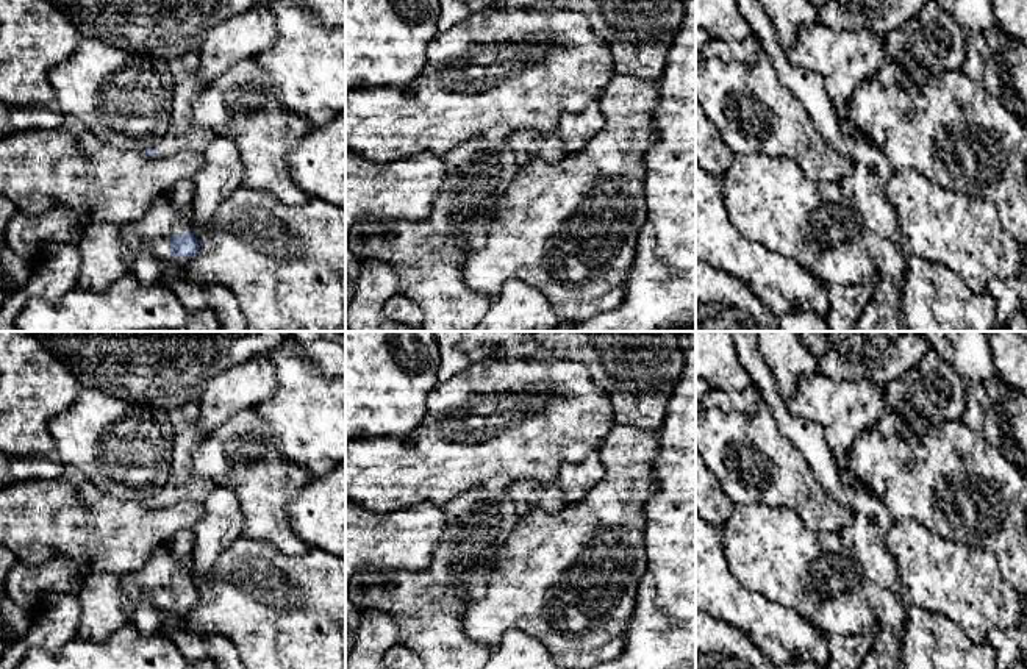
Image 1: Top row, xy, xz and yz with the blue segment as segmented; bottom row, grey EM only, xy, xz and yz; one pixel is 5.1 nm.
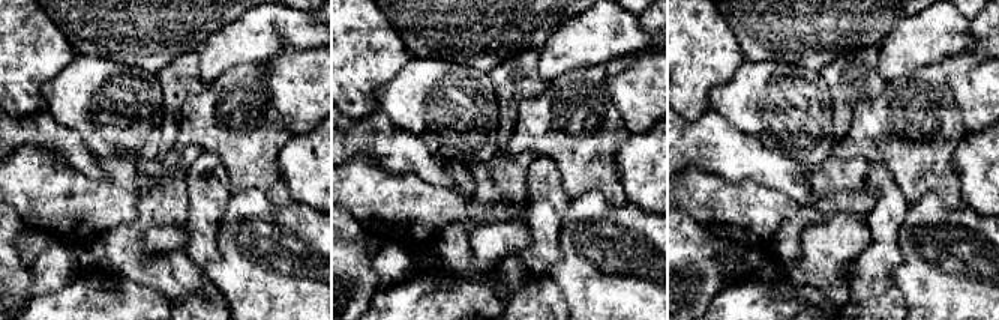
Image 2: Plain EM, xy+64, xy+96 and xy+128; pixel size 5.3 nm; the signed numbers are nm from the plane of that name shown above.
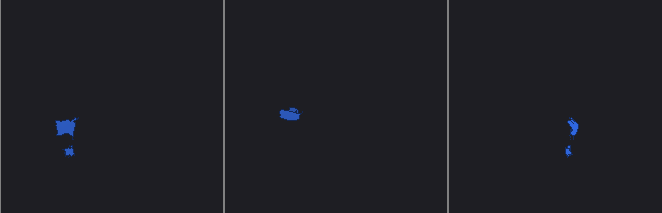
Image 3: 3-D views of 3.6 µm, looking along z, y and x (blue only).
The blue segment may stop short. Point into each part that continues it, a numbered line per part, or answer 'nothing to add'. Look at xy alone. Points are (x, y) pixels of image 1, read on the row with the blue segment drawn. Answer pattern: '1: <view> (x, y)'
1: xy (183, 135)
2: xy (161, 221)

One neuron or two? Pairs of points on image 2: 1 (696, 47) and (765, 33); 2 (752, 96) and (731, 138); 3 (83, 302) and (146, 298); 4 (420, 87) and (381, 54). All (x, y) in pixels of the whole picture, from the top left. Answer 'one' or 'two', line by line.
1: two
2: two
3: one
4: two

